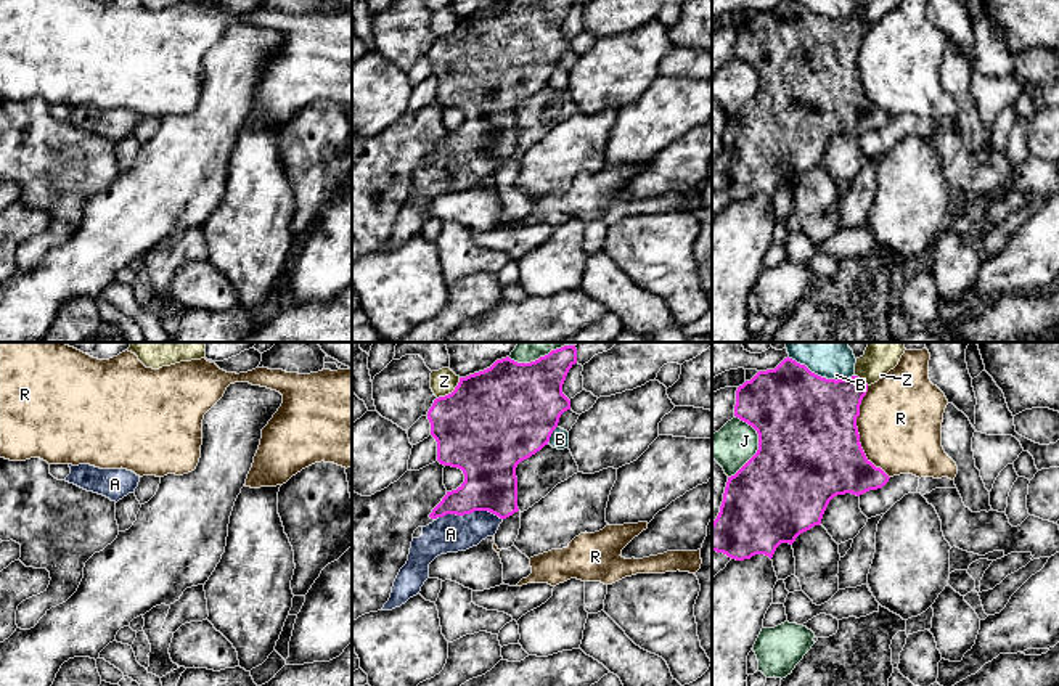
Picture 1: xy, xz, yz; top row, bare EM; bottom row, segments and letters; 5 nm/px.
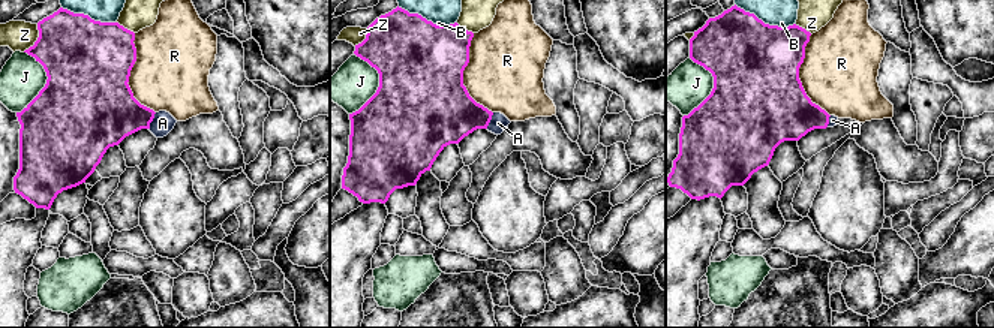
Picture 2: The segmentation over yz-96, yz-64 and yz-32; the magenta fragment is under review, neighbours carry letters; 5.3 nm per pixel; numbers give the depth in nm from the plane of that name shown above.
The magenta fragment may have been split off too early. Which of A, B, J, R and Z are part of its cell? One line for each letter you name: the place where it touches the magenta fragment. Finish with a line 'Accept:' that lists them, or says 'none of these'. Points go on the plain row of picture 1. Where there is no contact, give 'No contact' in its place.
A: Touches magenta at xz (471, 151)
Accept: A

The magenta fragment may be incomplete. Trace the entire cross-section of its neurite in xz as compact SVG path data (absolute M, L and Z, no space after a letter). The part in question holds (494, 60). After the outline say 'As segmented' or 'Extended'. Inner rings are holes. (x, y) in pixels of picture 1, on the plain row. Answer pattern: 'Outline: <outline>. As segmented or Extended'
Outline: M497 0L490 8L460 18L455 31L434 40L427 51L431 76L437 82L437 101L444 106L458 108L464 114L464 122L442 138L429 157L432 164L423 167L423 175L413 178L408 201L400 209L389 241L381 251L392 251L419 235L421 227L429 218L429 204L440 194L466 191L477 186L487 177L493 177L500 164L519 151L516 108L548 85L559 58L570 50L570 40L562 34L562 24L569 10L577 0L535 0L517 3L514 0Z. Extended

